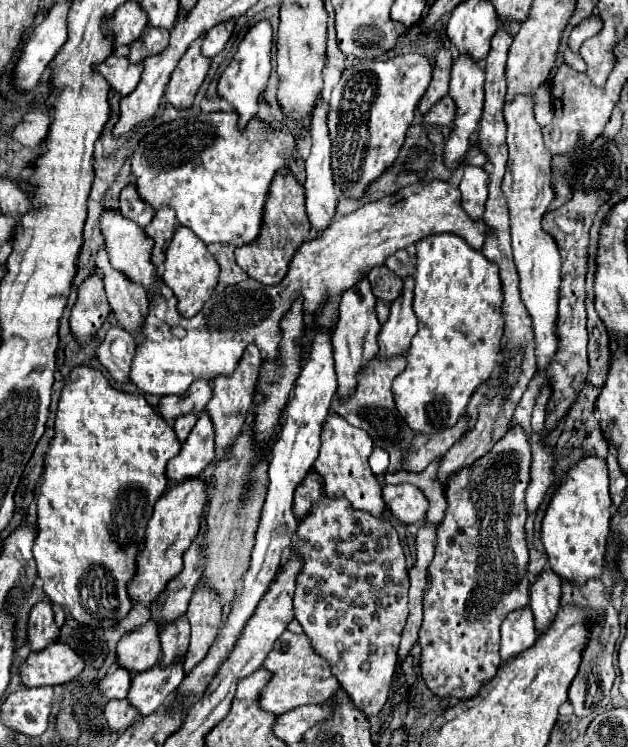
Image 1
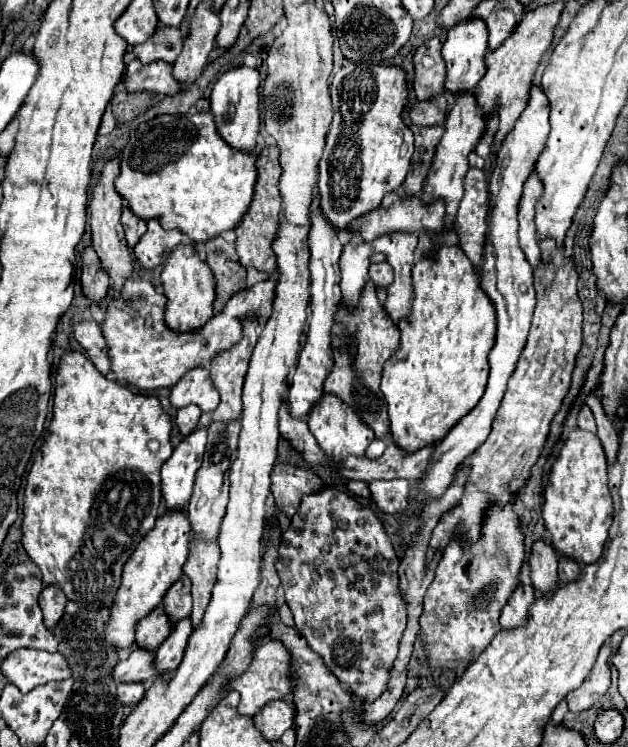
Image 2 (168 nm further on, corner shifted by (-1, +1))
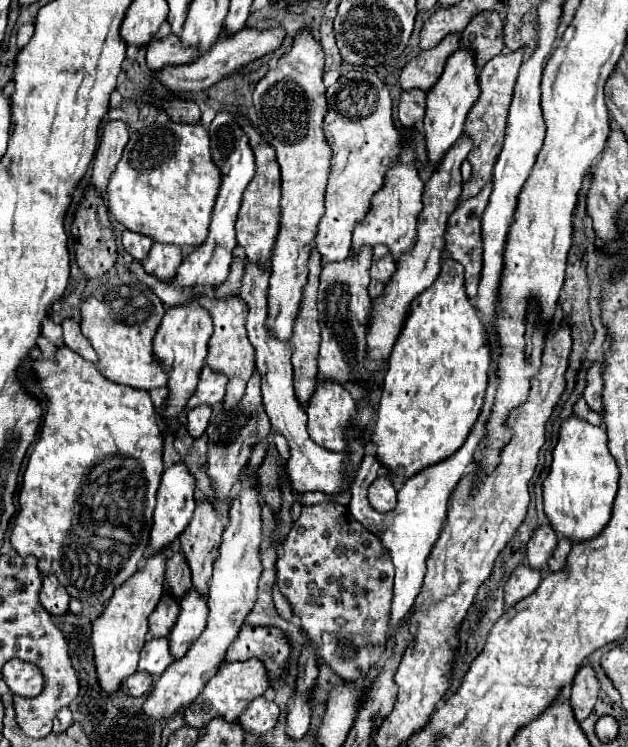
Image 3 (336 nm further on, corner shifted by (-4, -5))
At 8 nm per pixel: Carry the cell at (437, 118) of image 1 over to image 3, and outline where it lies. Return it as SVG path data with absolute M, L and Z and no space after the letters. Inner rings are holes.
M405 91L401 95L401 103L399 103L399 121L403 123L405 129L411 129L413 125L421 125L423 117L425 117L425 99L427 93L425 91Z

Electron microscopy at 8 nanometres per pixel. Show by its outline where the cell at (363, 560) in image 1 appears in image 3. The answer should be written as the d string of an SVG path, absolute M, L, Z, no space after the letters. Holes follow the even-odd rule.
M333 501L305 505L283 543L281 557L275 567L277 585L289 601L293 615L299 617L301 629L317 645L319 657L343 681L367 675L371 665L379 663L381 655L387 651L387 621L391 617L391 585L395 569L383 543L379 543L373 533L367 533L359 521L353 521L347 505Z

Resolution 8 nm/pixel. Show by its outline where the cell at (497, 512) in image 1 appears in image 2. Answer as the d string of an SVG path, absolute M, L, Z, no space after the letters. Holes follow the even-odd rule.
M514 503L512 507L508 507L508 511L496 511L496 515L488 519L488 527L484 527L484 539L480 539L476 547L460 547L460 543L448 543L442 561L438 563L436 577L424 597L424 613L420 617L420 637L426 643L430 665L460 671L458 667L468 667L476 659L476 655L484 651L484 647L500 631L498 617L504 603L520 583L518 573L522 561L524 561L524 535L518 527Z

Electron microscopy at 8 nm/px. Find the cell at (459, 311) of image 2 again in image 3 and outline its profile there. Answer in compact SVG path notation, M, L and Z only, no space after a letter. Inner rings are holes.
M445 257L437 281L411 303L405 325L389 357L377 405L377 425L371 435L371 441L377 445L377 459L395 475L411 477L421 469L451 457L463 445L481 413L489 369L489 335L477 309L471 305L471 299L463 293L463 265L459 265L459 261L447 261Z

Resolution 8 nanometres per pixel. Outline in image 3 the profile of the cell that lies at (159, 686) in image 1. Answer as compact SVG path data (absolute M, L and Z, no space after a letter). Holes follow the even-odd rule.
M191 589L191 593L187 593L181 599L181 613L169 637L171 655L175 659L183 657L189 645L203 633L205 625L207 625L207 603L195 589Z

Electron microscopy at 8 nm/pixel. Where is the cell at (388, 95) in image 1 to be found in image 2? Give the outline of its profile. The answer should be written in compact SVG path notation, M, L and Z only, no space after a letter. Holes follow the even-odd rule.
M348 63L332 77L330 95L334 103L334 121L328 131L324 159L320 161L320 179L318 179L320 209L326 221L336 231L346 231L354 219L360 219L362 215L380 207L384 195L396 191L408 173L410 159L414 153L414 135L402 123L402 109L406 105L408 95L406 73L398 67L388 65Z

